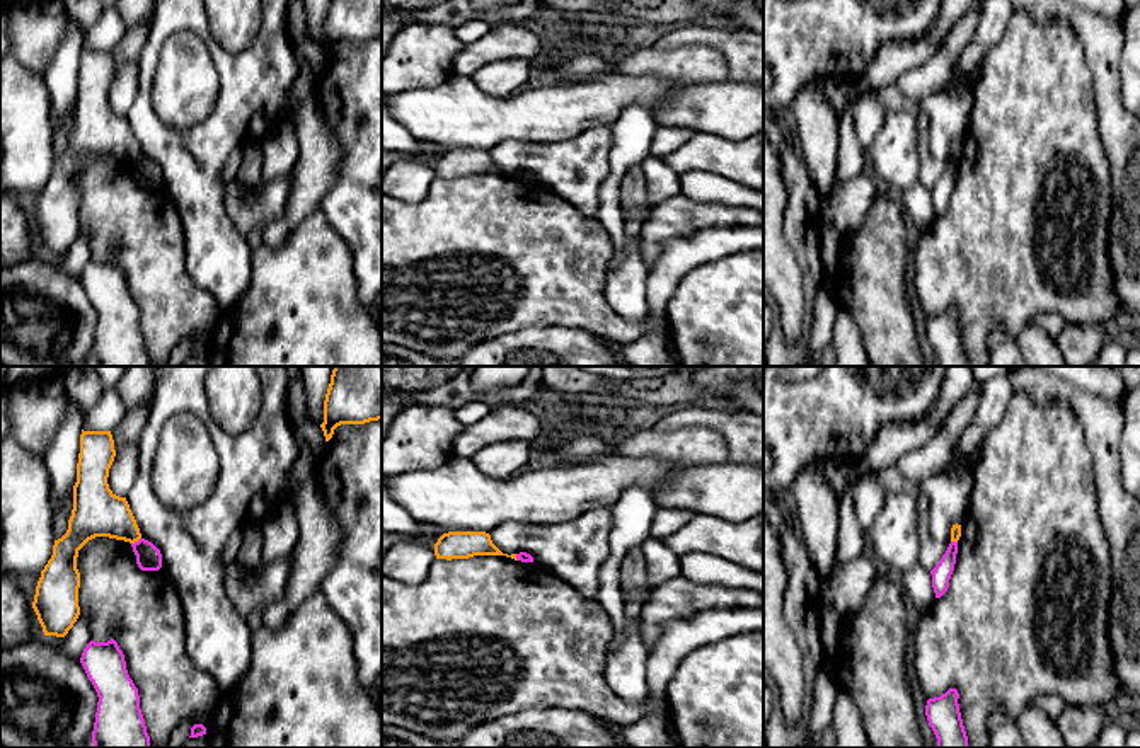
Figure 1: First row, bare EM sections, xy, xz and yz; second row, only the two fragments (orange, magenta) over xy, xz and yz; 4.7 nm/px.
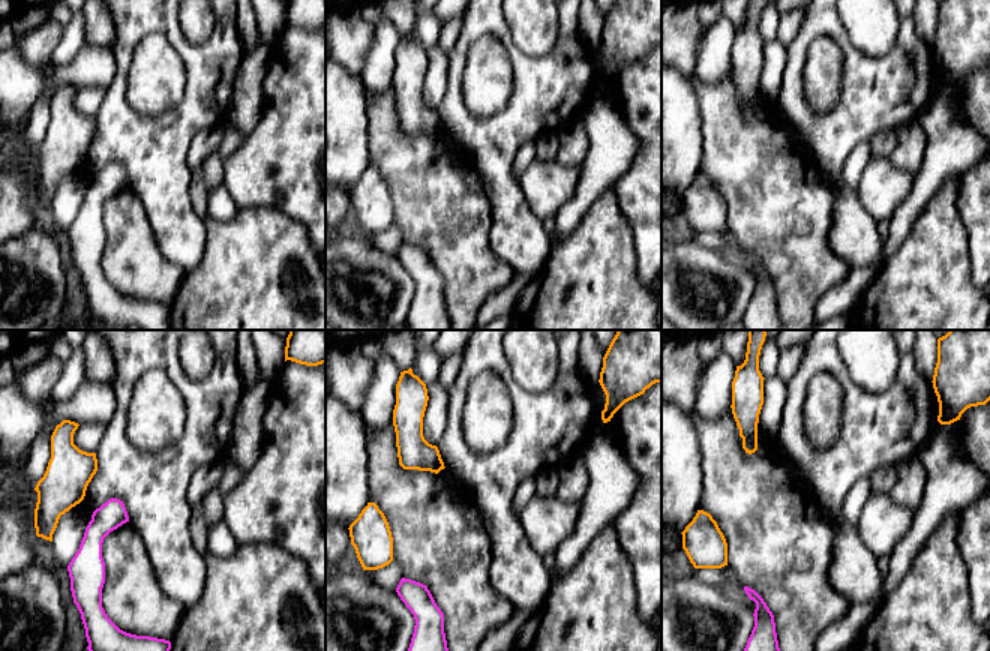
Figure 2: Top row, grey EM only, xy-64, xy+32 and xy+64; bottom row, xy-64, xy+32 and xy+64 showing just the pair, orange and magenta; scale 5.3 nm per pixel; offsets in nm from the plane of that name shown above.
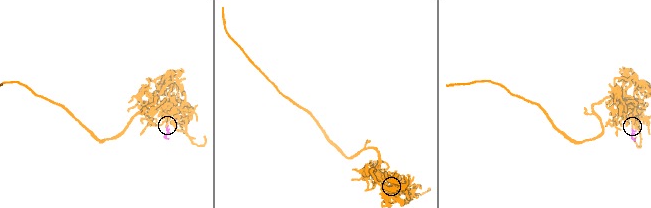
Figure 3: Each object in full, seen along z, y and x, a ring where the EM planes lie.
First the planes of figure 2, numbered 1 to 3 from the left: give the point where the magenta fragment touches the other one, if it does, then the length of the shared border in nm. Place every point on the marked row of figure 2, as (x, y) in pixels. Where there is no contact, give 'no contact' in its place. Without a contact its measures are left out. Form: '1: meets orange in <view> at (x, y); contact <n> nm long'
1: no contact
2: no contact
3: no contact

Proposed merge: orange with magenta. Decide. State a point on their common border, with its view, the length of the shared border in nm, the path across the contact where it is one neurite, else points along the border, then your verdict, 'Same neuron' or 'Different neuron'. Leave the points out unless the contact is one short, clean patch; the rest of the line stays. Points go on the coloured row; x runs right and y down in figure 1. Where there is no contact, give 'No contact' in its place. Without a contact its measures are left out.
Touches orange at xy (135, 540). Shared border 60 nm. Boundary: xy (140, 537), (132, 544). Different neuron

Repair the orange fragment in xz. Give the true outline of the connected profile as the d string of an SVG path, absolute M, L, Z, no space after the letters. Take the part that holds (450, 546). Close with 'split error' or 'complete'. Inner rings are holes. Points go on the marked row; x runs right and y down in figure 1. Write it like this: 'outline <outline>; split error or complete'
outline M448 532L435 544L436 559L469 559L474 555L506 555L516 561L516 554L503 554L486 532Z; complete

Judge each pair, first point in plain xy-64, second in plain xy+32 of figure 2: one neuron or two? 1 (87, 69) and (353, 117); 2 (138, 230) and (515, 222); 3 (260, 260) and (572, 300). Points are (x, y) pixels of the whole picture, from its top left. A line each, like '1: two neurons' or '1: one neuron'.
1: one neuron
2: two neurons
3: one neuron

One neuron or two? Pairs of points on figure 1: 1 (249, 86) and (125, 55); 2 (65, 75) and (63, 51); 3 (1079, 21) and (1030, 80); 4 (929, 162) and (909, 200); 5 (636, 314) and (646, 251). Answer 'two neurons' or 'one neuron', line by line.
1: two neurons
2: one neuron
3: two neurons
4: two neurons
5: two neurons

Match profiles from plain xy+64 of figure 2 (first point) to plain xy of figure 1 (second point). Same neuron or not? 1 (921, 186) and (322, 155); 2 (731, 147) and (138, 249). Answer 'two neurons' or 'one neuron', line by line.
1: one neuron
2: one neuron

